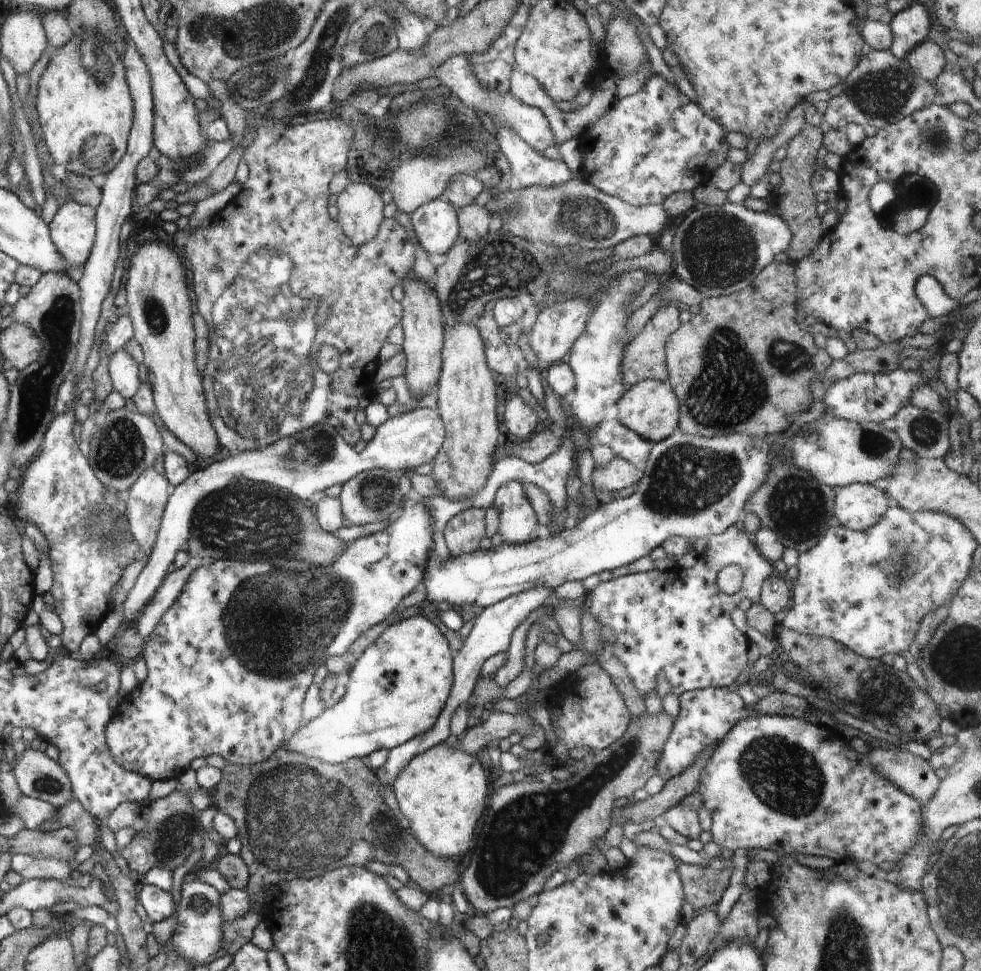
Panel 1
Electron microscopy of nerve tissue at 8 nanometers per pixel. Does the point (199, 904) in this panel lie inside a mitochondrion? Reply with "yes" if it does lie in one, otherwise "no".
yes

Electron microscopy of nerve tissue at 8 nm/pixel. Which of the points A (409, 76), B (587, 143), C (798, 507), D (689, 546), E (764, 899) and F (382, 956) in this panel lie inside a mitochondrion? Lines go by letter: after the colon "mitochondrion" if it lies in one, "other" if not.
A: other
B: other
C: mitochondrion
D: other
E: other
F: mitochondrion

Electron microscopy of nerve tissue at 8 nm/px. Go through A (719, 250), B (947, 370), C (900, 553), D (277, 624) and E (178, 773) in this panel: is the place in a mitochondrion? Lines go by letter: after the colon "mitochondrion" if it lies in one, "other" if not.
A: mitochondrion
B: other
C: mitochondrion
D: mitochondrion
E: other

